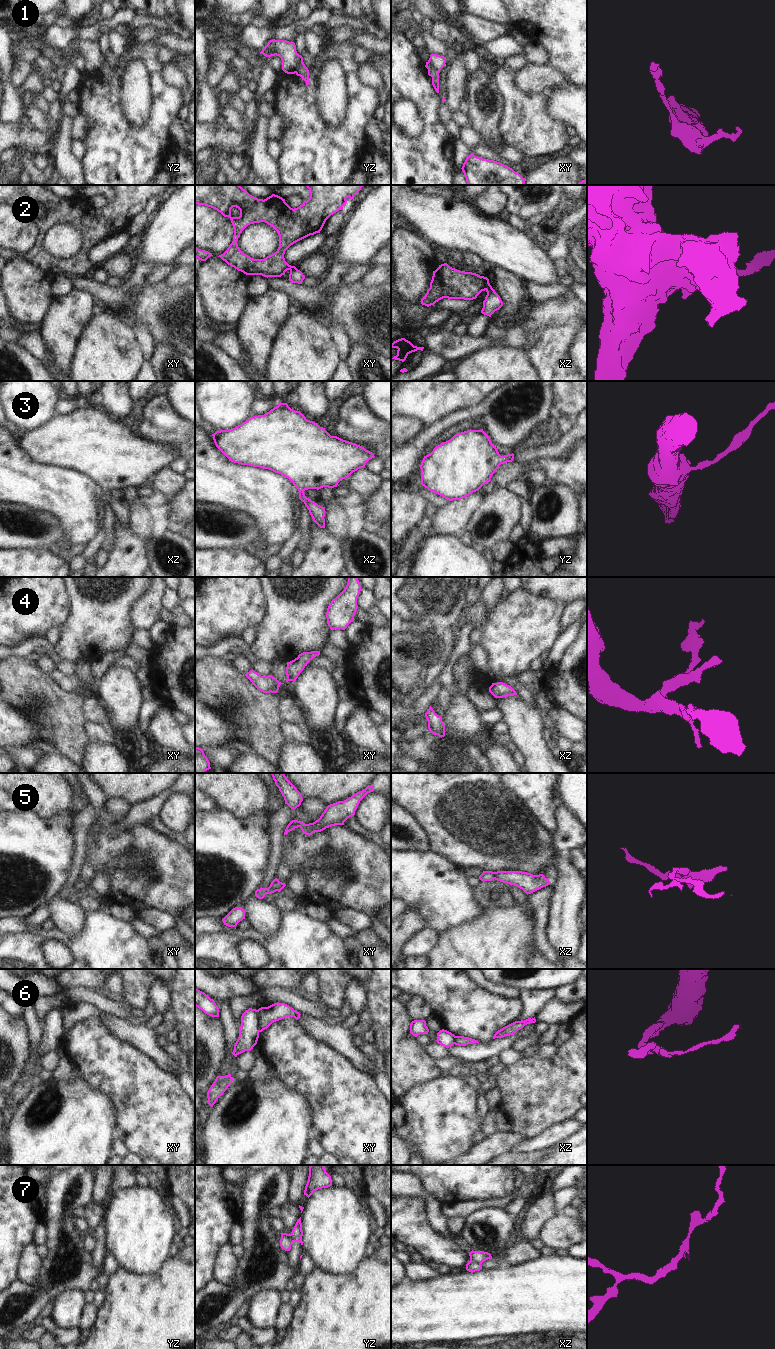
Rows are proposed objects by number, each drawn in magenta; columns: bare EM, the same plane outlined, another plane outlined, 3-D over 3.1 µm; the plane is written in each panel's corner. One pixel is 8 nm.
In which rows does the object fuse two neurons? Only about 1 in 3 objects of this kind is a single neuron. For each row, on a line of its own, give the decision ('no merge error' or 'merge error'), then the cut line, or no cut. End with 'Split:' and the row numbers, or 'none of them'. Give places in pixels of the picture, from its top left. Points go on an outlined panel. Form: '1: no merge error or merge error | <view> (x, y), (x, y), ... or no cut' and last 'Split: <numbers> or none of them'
1: merge error | xy (427, 62), (439, 70)
2: merge error | xz (489, 283), (485, 289)
3: no merge error | no cut
4: no merge error | no cut
5: merge error | xz (496, 872), (493, 878)
6: merge error | xy (256, 1010), (257, 1028), (259, 1031)
7: merge error | xz (470, 1259), (480, 1264)
Split: 1, 2, 5, 6, 7

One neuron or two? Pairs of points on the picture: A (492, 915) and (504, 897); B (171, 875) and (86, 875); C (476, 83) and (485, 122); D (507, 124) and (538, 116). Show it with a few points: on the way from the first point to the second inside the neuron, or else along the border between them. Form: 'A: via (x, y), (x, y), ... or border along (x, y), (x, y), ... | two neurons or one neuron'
A: border along (514, 900), (510, 904), (484, 907) | two neurons
B: border along (85, 861), (95, 871) | two neurons
C: via (473, 93), (474, 102), (480, 112) | one neuron
D: via (515, 124), (520, 126), (530, 124) | one neuron

